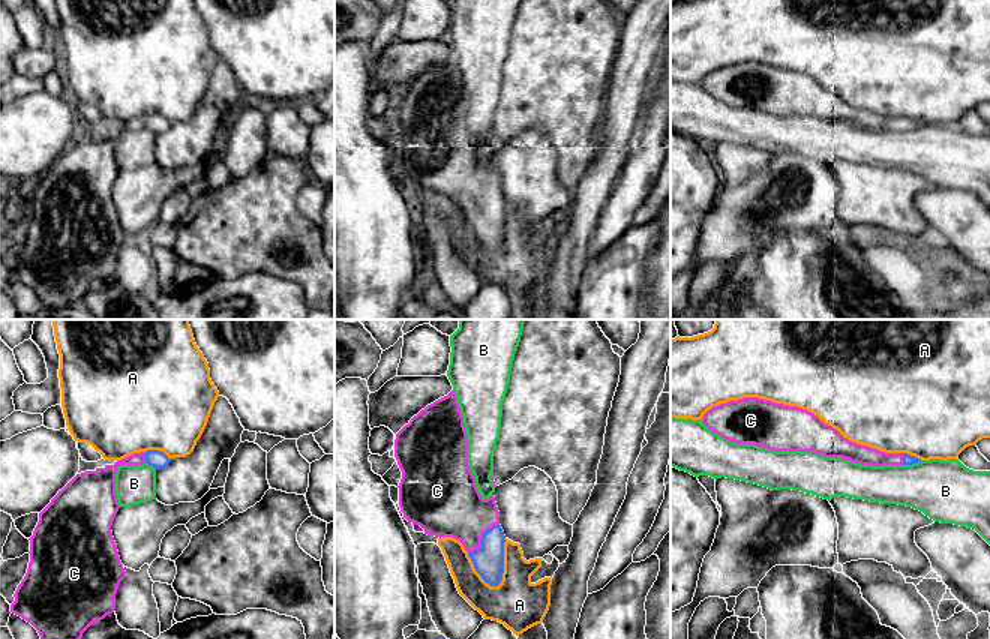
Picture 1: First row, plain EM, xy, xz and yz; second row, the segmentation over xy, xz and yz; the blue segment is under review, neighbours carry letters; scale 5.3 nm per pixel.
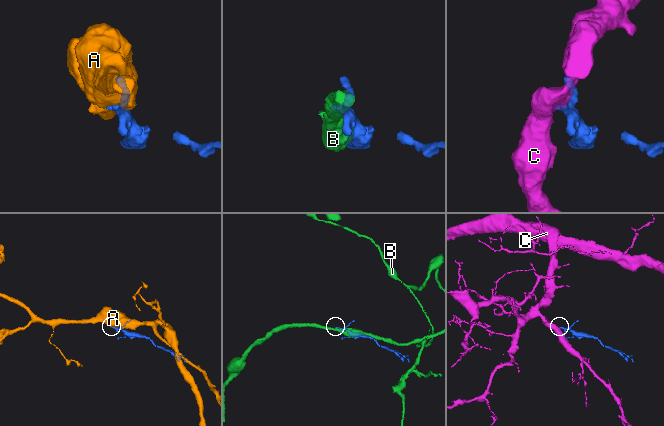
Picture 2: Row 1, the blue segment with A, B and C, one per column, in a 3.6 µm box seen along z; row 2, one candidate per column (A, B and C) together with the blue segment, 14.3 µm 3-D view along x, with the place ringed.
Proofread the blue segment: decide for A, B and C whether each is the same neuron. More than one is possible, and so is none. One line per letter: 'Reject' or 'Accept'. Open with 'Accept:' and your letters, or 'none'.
Accept: C
A: Reject
B: Reject
C: Accept

